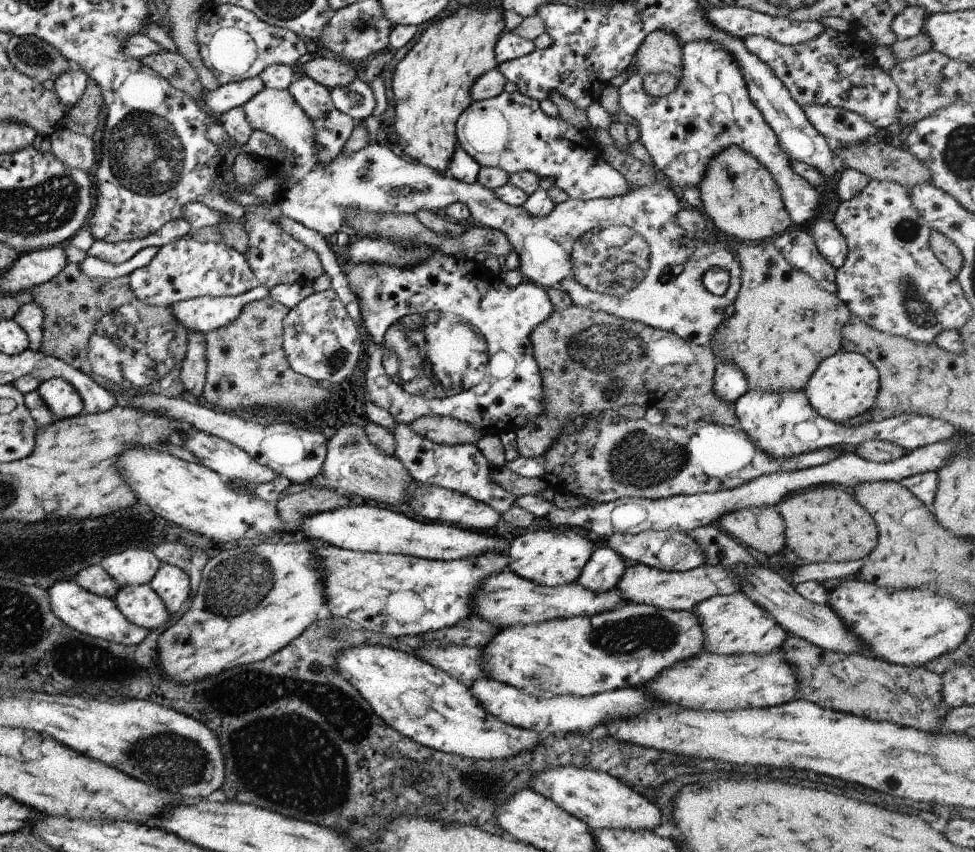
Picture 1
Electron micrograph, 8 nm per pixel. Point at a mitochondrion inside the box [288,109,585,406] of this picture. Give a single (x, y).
(437, 361)

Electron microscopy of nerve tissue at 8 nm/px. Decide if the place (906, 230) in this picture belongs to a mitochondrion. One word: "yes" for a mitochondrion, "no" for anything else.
yes

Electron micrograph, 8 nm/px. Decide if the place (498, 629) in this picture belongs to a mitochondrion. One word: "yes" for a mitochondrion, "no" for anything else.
no

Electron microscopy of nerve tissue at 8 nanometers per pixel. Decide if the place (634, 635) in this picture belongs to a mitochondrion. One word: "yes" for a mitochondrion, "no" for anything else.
yes

